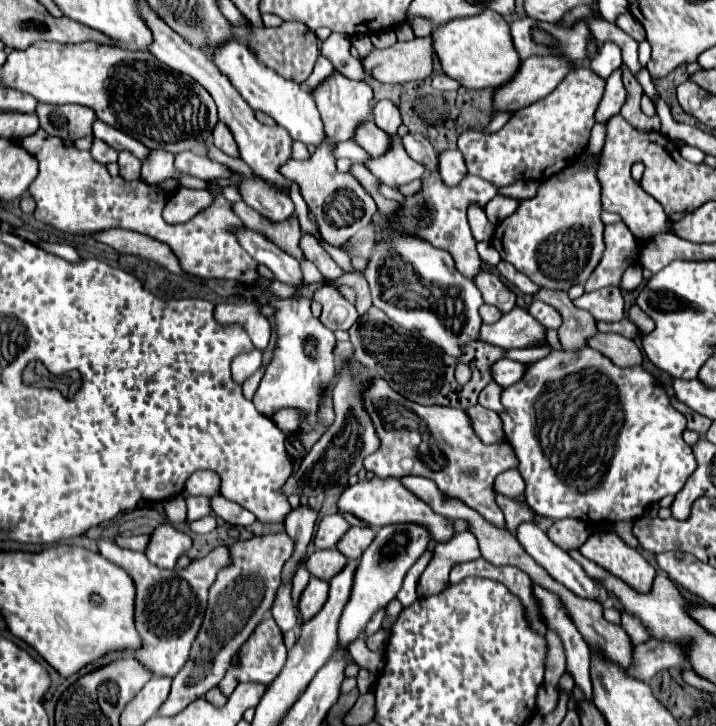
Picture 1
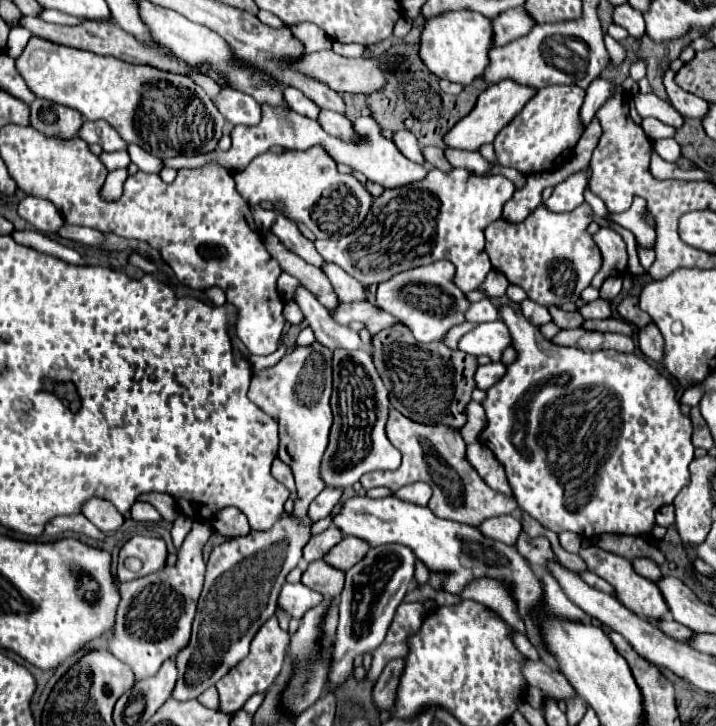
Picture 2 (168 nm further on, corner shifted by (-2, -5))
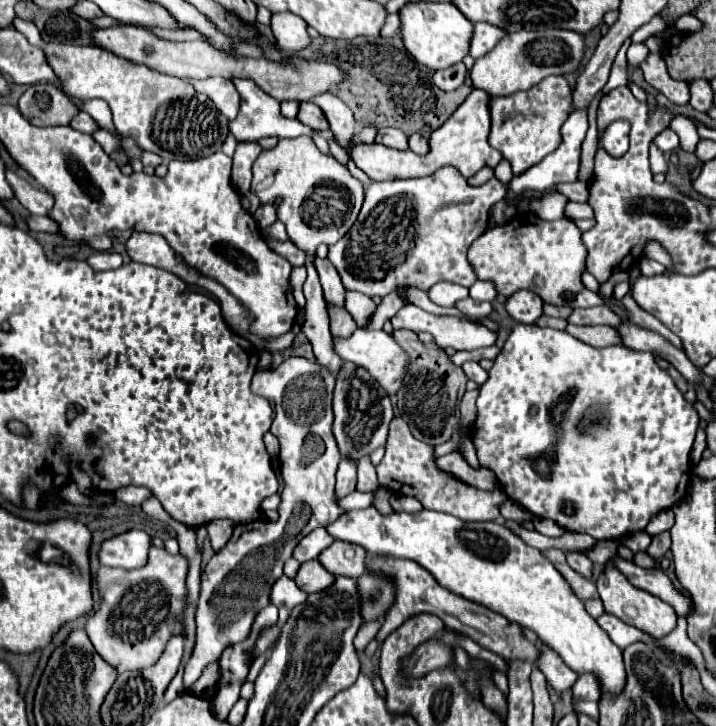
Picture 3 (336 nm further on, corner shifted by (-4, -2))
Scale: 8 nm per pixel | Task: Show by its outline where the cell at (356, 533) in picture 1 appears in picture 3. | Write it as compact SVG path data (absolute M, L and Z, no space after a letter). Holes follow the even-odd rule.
M335 540L329 548L319 554L319 562L335 576L359 578L365 572L367 552L361 546L353 546L341 540Z

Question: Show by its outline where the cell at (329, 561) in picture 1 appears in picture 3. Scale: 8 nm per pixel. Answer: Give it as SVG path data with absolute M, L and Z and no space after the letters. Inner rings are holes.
M311 560L311 562L303 562L303 564L301 564L301 568L299 568L297 576L295 576L295 584L297 584L303 592L311 594L311 592L319 592L319 590L331 586L331 580L333 580L333 578L335 578L335 576L333 576L331 572L327 572L327 570L319 564L319 560Z

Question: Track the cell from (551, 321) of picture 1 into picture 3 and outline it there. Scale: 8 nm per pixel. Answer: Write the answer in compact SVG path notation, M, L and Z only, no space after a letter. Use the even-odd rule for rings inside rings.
M517 290L507 298L505 310L521 324L535 324L535 320L543 314L543 300L529 290Z

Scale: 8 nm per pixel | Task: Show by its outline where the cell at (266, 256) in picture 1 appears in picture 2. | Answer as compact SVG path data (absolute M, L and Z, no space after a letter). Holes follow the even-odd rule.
M297 285L293 301L303 311L307 323L314 332L315 340L327 345L331 351L339 347L347 350L356 350L360 347L361 338L358 332L351 331L345 325L337 325L329 317L329 311L315 299L315 295L309 289L305 289L303 285Z

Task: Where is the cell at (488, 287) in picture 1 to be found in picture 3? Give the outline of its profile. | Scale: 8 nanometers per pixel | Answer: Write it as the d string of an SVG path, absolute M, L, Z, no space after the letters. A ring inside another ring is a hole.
M517 324L511 330L499 356L495 358L493 368L489 370L487 382L481 386L477 408L479 408L479 414L473 424L471 440L477 450L479 464L495 474L499 488L507 494L507 498L521 504L533 516L549 518L569 532L585 532L585 534L593 536L595 540L605 540L605 538L619 540L629 532L645 530L645 526L649 524L649 520L655 514L677 504L687 492L689 464L691 464L689 454L691 454L691 446L693 446L695 432L699 426L699 416L697 416L697 410L693 408L693 404L689 404L683 398L683 394L679 392L679 388L671 380L671 376L665 370L661 370L657 366L655 358L647 352L627 350L625 346L591 348L589 344L583 344L581 340L577 340L571 334L561 332L561 330L541 328L537 324L531 324L531 326Z

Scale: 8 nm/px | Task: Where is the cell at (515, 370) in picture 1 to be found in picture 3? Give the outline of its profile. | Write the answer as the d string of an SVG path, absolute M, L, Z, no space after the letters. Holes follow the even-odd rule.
M465 362L461 368L463 368L465 376L471 378L471 380L475 380L479 386L485 384L485 380L487 380L487 372L485 372L477 362Z

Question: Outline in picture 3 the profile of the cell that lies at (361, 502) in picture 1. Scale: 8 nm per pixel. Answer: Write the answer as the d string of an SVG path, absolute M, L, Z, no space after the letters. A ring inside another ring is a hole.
M369 506L365 510L353 510L343 514L343 518L335 520L331 526L327 526L327 532L335 540L351 542L361 548L365 548L367 554L391 554L397 558L407 558L417 564L421 564L425 570L433 574L433 578L445 586L447 590L471 600L479 602L505 618L511 618L513 622L519 622L523 628L533 630L541 642L549 644L559 656L575 670L577 674L595 672L601 690L619 694L623 690L625 682L625 666L621 650L611 642L611 638L597 626L597 622L587 614L583 602L575 596L567 580L555 570L555 566L545 558L545 554L537 548L527 546L511 528L507 528L501 522L463 522L451 514L433 512L433 510L421 510L419 514L403 514L393 512L389 516L383 516L377 512L375 506Z

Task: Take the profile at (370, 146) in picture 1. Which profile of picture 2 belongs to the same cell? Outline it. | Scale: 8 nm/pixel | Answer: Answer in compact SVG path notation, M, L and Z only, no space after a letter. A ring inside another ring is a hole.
M321 111L319 123L321 123L321 127L323 127L329 135L333 135L333 137L339 137L339 139L349 141L349 143L361 141L361 137L357 135L357 131L353 129L353 123L351 123L345 115L341 115L341 113Z

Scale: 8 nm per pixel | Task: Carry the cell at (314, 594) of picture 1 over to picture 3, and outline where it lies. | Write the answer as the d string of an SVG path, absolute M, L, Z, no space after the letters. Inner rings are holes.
M281 576L275 580L269 598L271 598L271 604L275 604L277 608L285 606L285 608L293 610L293 606L303 602L303 598L307 598L307 594L303 590L299 590L291 578Z

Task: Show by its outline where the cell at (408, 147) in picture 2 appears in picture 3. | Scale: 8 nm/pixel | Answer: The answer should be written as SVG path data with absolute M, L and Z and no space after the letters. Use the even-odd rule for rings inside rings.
M381 128L375 136L375 142L377 144L383 144L383 146L389 146L389 148L397 148L397 150L407 150L407 136L397 130L397 128Z

